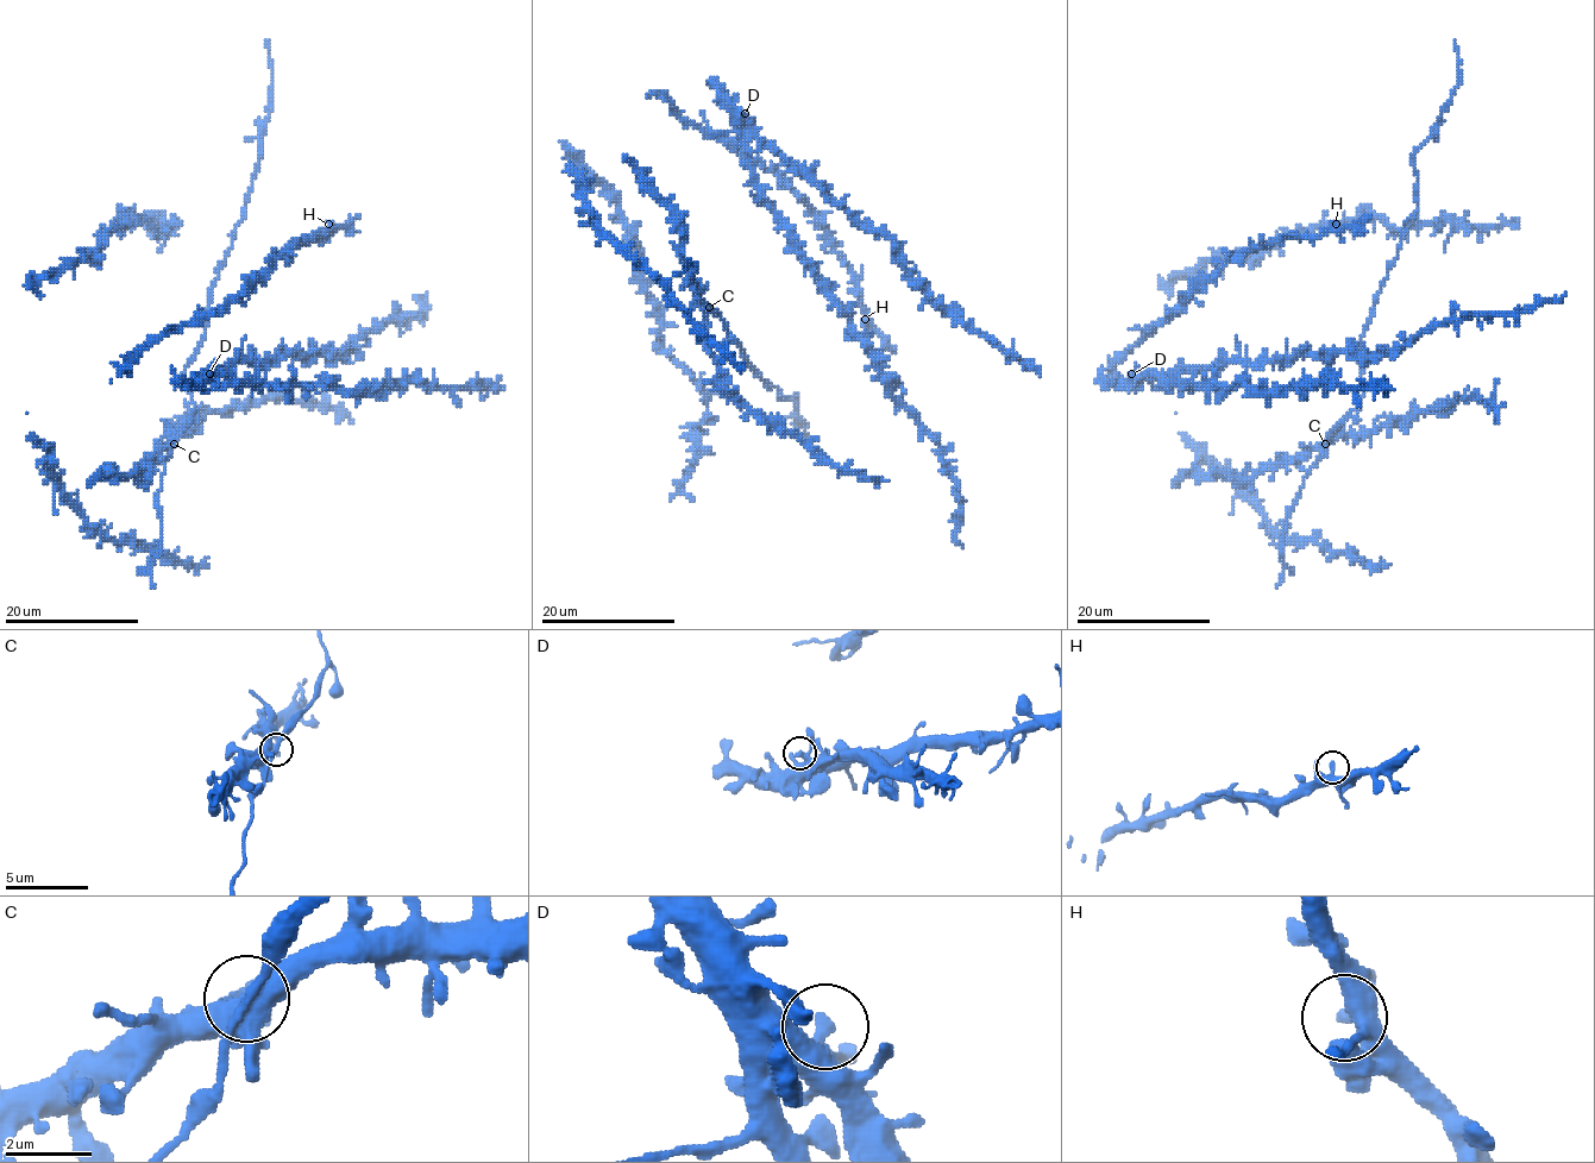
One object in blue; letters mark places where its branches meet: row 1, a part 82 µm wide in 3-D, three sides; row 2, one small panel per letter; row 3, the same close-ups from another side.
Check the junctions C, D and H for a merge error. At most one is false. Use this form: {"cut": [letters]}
{"cut": []}

